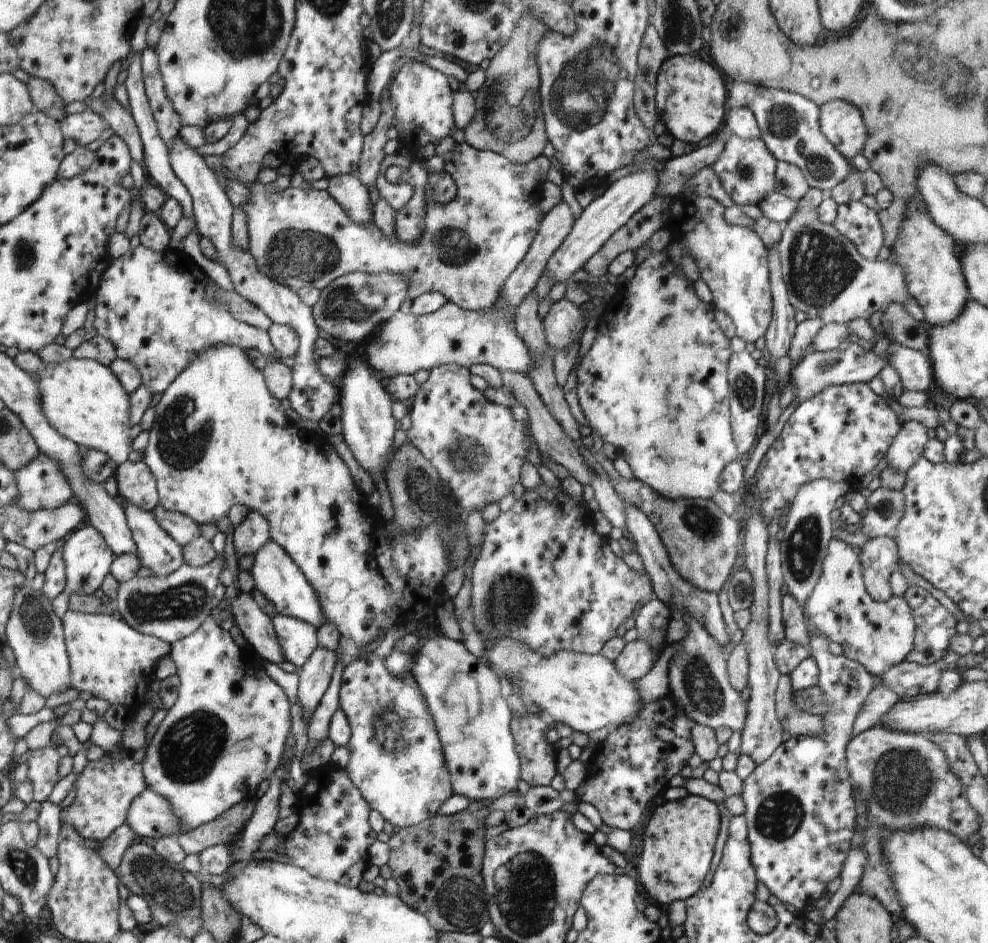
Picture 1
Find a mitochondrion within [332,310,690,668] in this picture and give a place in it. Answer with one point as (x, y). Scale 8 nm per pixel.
(510, 600)

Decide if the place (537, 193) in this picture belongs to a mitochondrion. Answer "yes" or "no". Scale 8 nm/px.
no

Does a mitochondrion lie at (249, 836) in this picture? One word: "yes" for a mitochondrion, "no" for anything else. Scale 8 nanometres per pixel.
no

